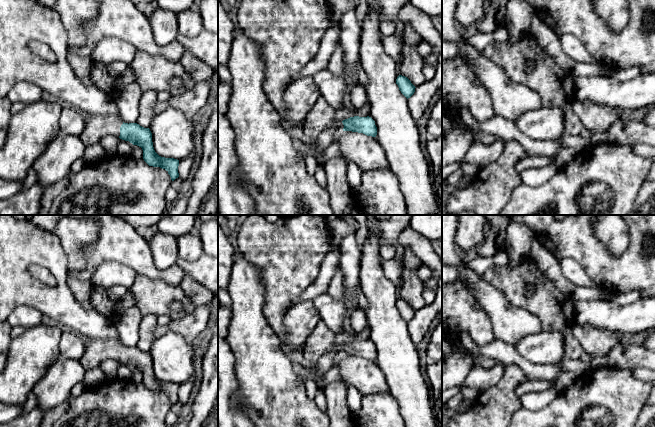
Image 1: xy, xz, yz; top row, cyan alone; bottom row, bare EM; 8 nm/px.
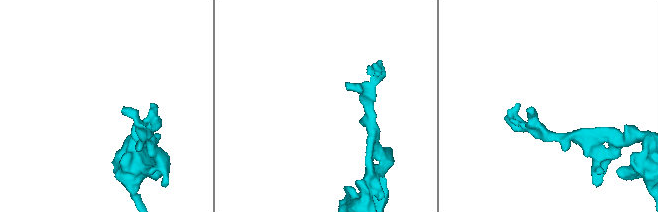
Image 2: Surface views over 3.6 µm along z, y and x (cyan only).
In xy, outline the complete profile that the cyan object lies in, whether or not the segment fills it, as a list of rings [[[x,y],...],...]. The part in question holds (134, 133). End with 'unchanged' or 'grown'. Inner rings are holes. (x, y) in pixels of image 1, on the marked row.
[[[89,115],[79,137],[85,145],[93,145],[99,143],[106,135],[114,135],[141,147],[143,159],[149,166],[165,169],[172,181],[179,177],[179,160],[161,157],[155,152],[149,128],[144,128],[137,123],[124,123],[118,116]]]; grown

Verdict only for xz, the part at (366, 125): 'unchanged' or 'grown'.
grown

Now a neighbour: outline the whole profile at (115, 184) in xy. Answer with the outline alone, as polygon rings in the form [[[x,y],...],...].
[[[104,155],[94,164],[85,165],[79,172],[69,174],[69,185],[53,200],[48,215],[165,215],[169,207],[165,194],[171,186],[168,171],[149,166],[143,158]]]

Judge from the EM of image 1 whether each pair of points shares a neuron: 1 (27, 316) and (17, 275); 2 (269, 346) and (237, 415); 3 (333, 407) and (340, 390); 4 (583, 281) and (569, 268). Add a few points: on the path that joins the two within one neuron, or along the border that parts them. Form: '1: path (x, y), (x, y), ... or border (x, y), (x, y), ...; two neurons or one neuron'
1: border (10, 313), (20, 306), (31, 306), (44, 315); two neurons
2: border (237, 383), (235, 402), (241, 405), (249, 416); two neurons
3: path (336, 403), (336, 394); one neuron
4: path (580, 278), (572, 270); one neuron

